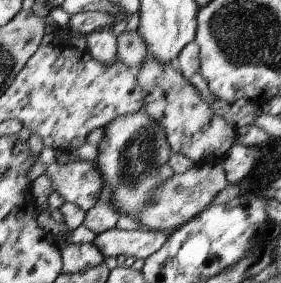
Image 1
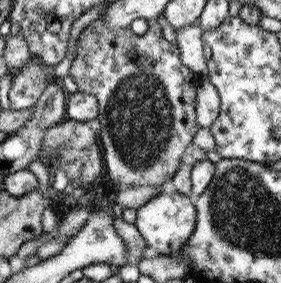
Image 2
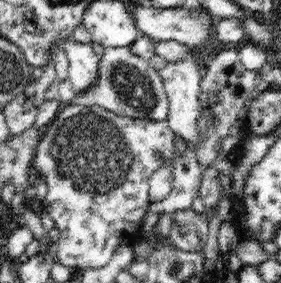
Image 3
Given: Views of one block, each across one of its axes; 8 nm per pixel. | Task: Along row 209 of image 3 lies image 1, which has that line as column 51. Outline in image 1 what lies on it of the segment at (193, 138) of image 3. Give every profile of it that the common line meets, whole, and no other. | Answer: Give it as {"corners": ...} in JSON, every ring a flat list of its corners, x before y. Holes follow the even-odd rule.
{"corners":[[43,148,39,160,43,164,43,174,41,176,47,176,49,182,51,182,51,188,65,200,65,204,75,204,79,206,81,210,89,210,93,208,97,202,99,202,99,192,101,192,101,176,97,174,97,166,91,164,91,162,85,162,85,160,77,160,77,162,71,162,71,164,57,164,57,152,53,148]]}

